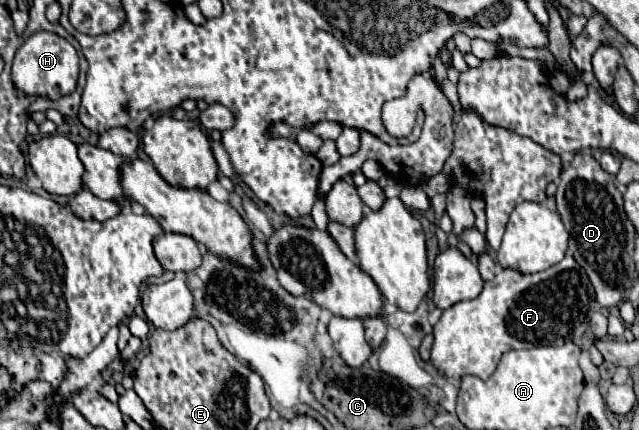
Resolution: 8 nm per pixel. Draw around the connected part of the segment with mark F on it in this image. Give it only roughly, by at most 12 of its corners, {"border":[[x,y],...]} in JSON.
{"border":[[570,255],[502,269],[442,311],[430,363],[488,379],[502,353],[564,345],[592,311]]}

